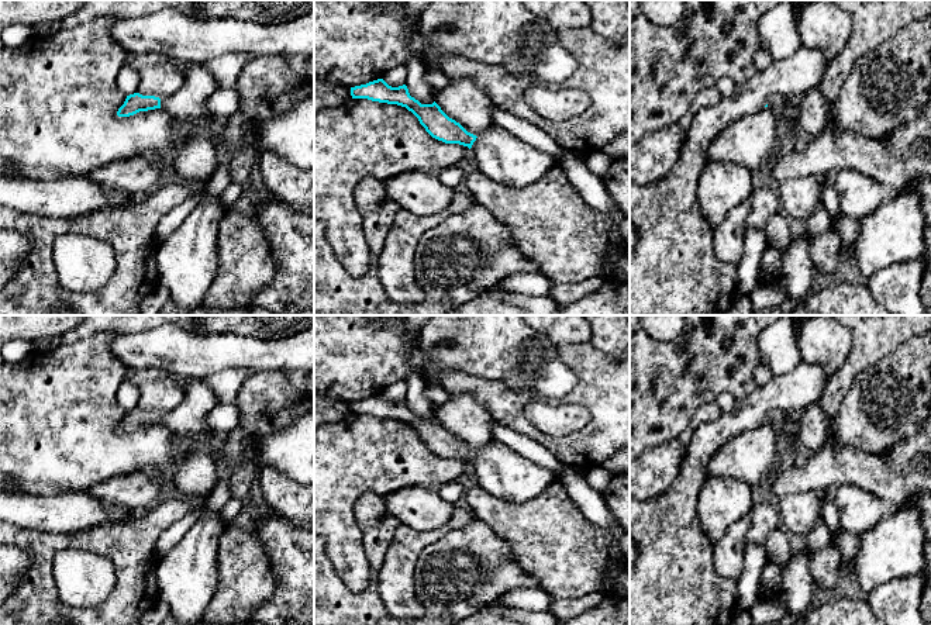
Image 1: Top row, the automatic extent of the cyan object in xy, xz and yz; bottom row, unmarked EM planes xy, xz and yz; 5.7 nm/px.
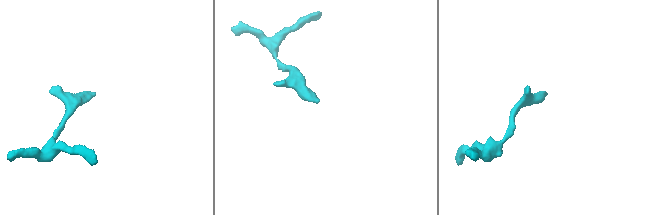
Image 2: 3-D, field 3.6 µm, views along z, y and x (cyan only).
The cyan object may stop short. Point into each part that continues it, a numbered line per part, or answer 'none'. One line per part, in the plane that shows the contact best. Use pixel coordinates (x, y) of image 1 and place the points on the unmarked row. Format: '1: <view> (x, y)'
1: xz (503, 473)

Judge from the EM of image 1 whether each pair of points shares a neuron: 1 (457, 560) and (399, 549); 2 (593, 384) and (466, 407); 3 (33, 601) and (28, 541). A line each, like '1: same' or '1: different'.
1: different
2: different
3: same

